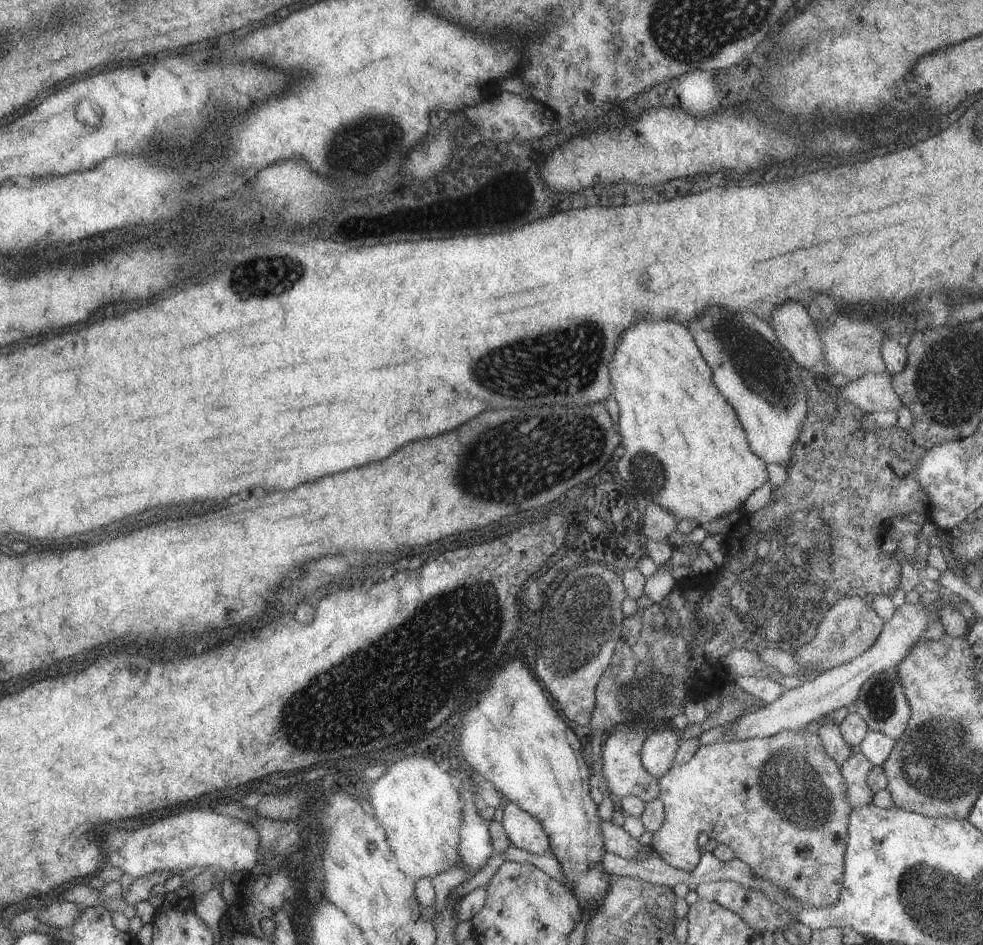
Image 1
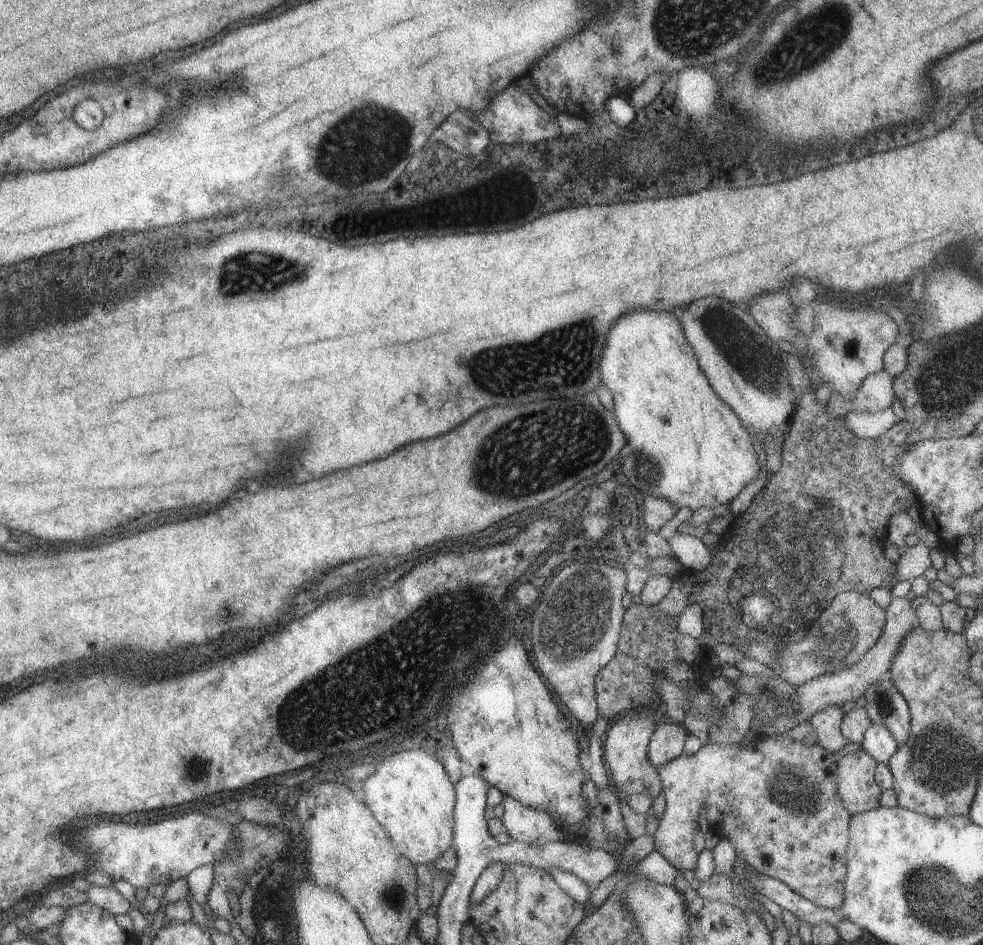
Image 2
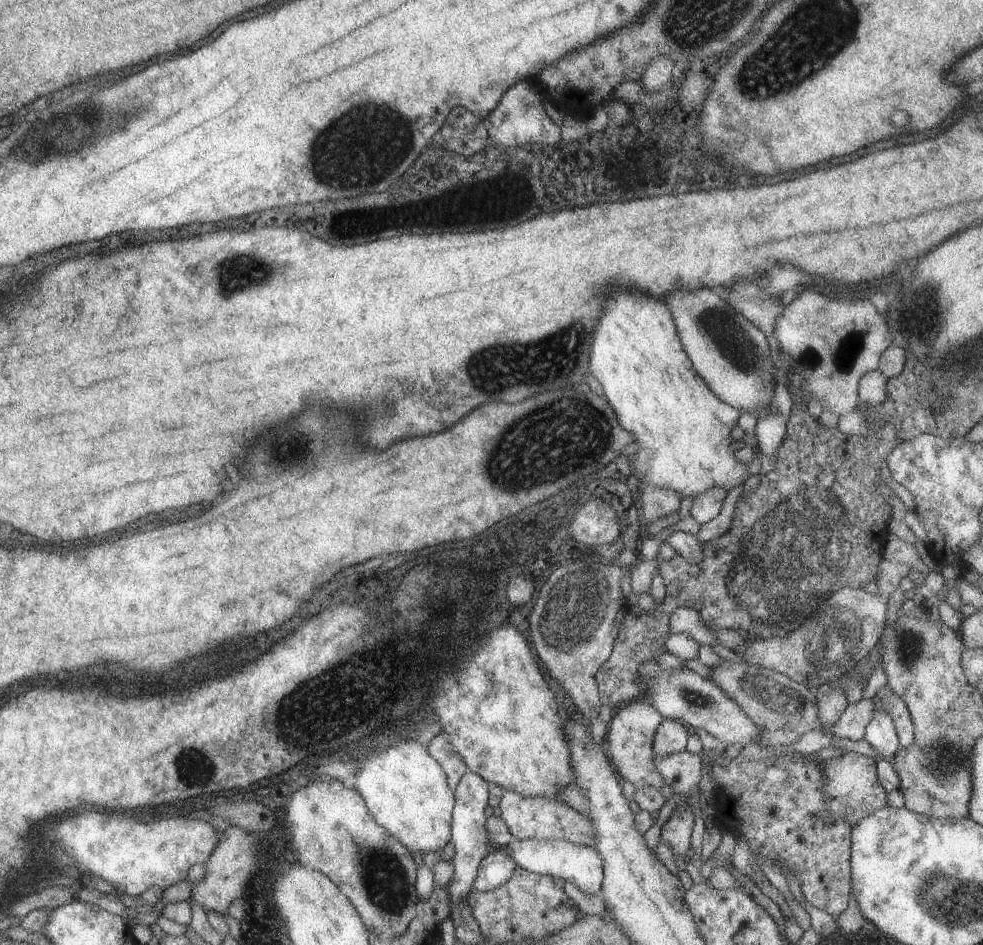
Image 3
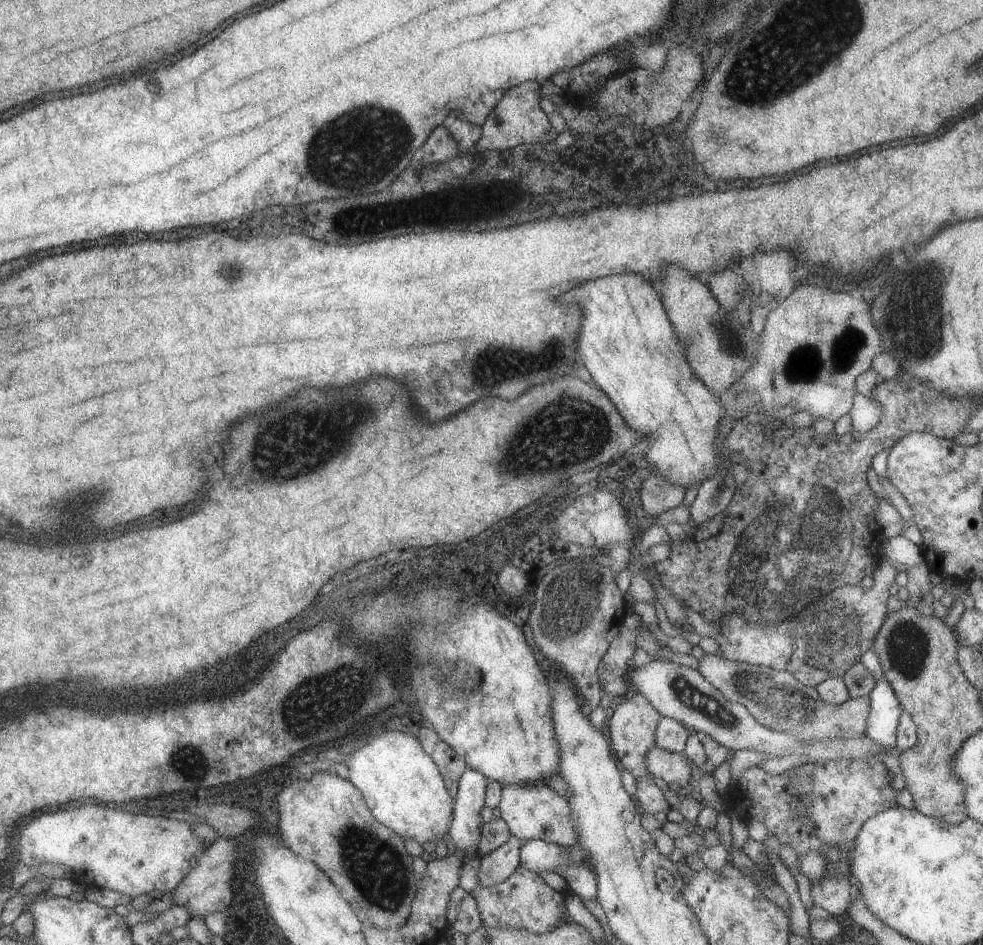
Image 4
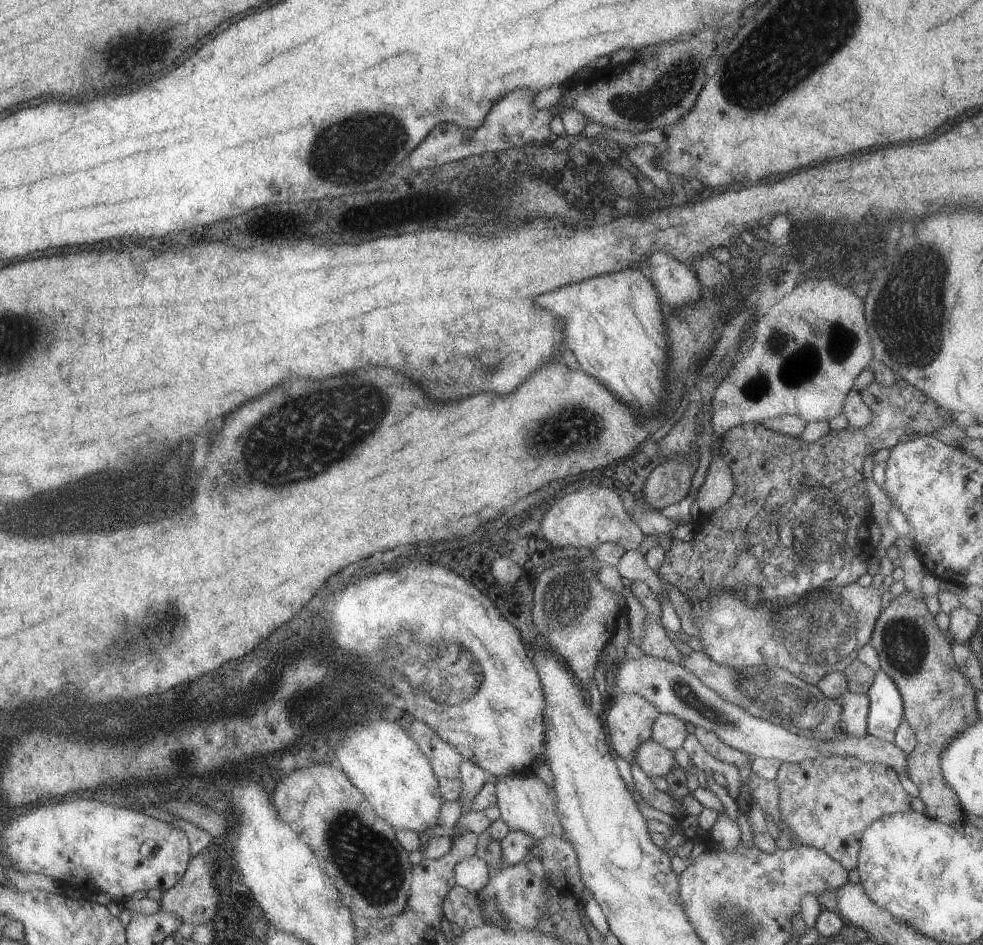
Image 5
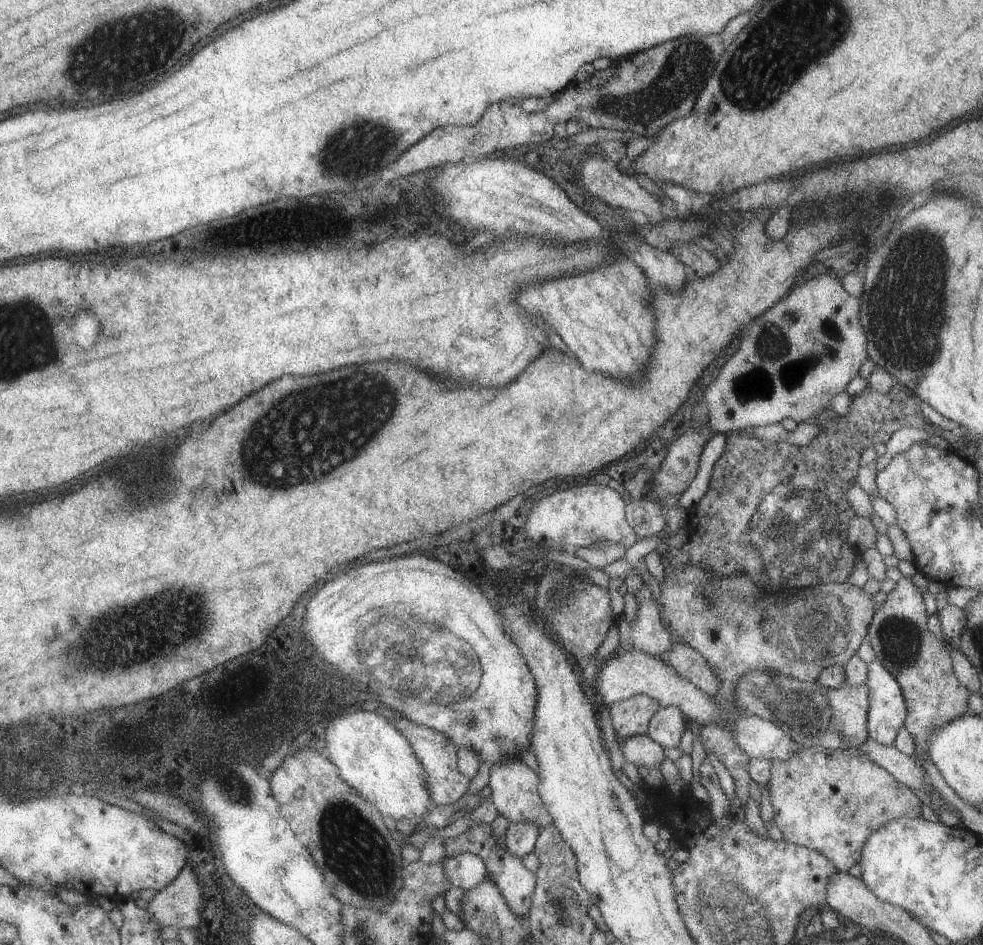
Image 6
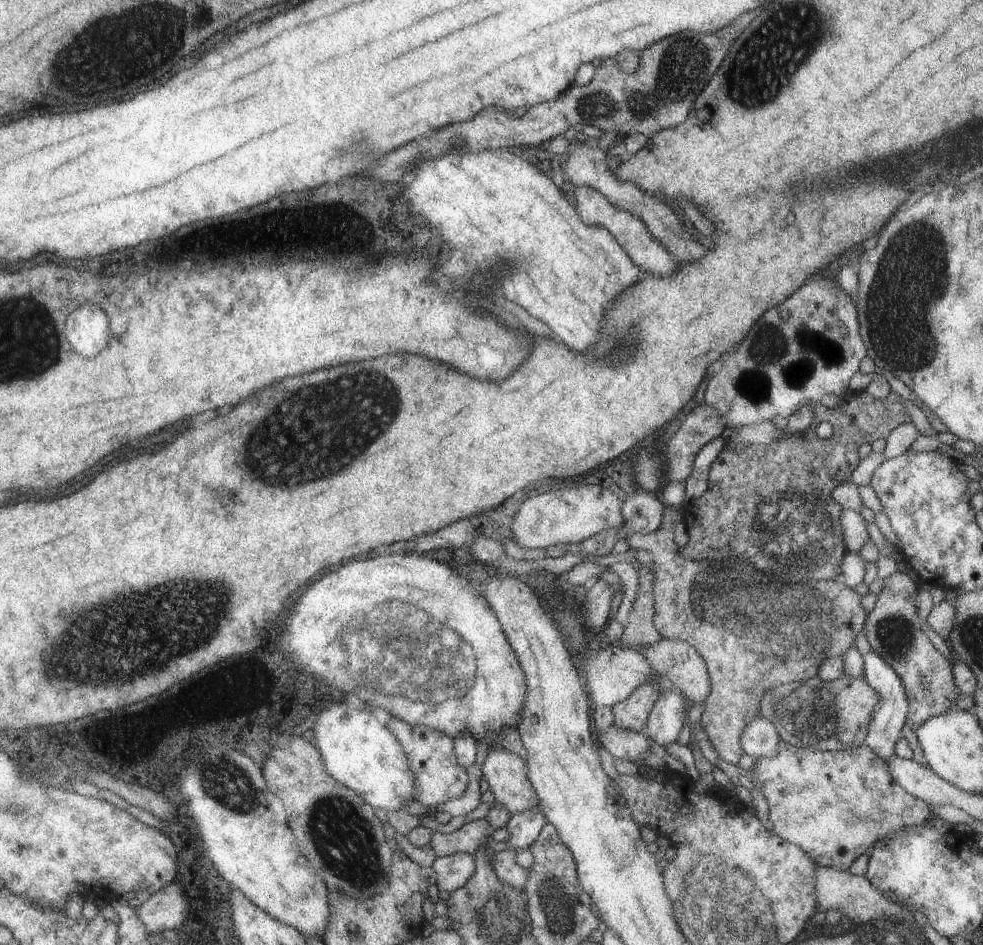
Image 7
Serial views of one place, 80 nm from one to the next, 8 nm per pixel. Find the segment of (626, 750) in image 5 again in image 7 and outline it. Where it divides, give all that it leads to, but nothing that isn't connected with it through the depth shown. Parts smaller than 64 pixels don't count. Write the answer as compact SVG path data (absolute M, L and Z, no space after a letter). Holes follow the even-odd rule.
M657 681L639 685L630 695L612 706L613 725L618 729L638 732L646 725L649 711L659 698Z

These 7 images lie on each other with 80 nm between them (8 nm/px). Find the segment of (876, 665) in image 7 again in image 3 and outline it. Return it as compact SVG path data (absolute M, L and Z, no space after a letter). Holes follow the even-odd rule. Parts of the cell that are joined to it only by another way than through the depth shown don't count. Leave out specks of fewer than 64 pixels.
M883 706L873 710L873 716L864 729L864 740L883 758L895 756L900 749L893 720Z

